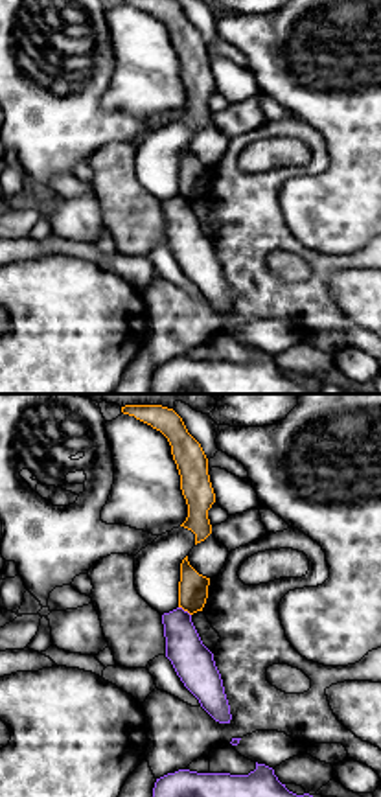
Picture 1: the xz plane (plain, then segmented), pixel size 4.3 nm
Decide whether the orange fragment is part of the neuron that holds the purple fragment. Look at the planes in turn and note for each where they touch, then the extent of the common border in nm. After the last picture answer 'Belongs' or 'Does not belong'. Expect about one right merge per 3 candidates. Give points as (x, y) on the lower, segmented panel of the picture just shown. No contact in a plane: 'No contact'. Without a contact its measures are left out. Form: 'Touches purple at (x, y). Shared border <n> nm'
Touches purple at (183, 610). Shared border 70 nm

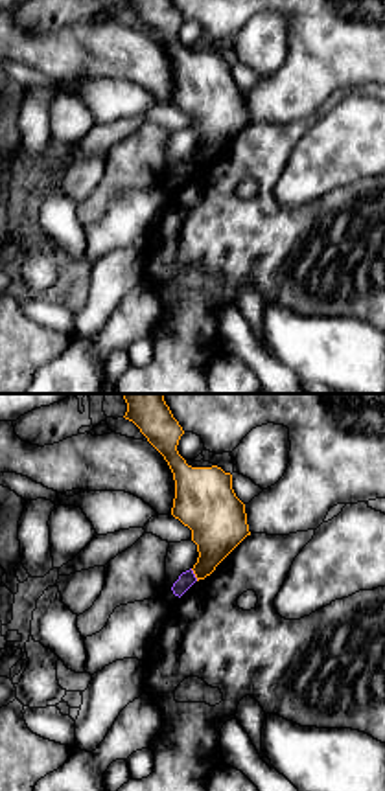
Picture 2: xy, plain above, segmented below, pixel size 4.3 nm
Touches purple at (194, 574). Shared border 70 nm

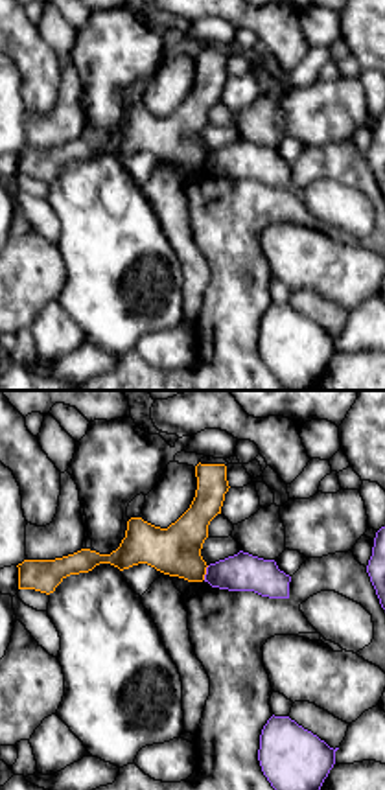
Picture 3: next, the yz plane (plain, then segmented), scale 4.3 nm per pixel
Touches purple at (207, 573). Shared border 70 nm

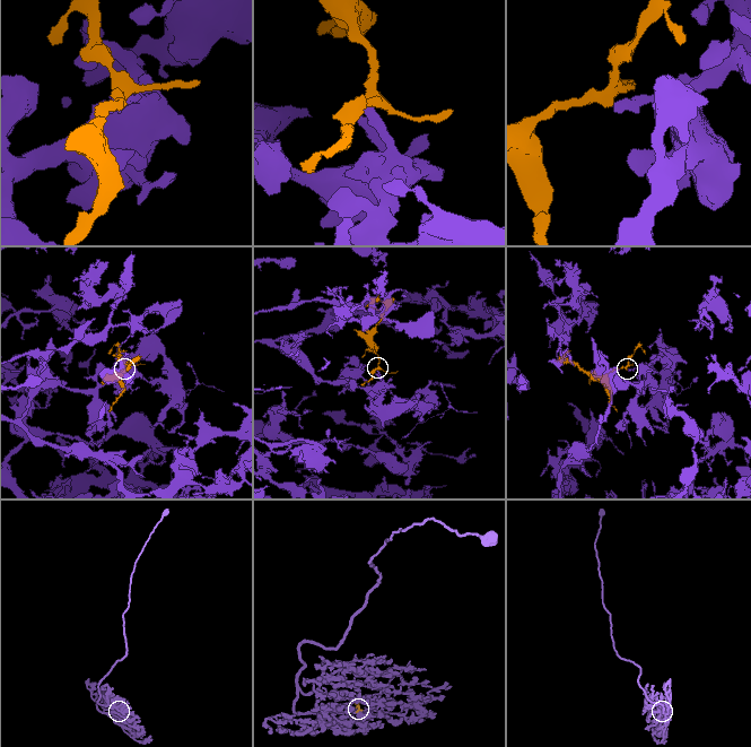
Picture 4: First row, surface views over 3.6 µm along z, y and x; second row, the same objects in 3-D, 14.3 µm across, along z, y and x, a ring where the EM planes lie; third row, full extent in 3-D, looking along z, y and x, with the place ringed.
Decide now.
Does not belong

